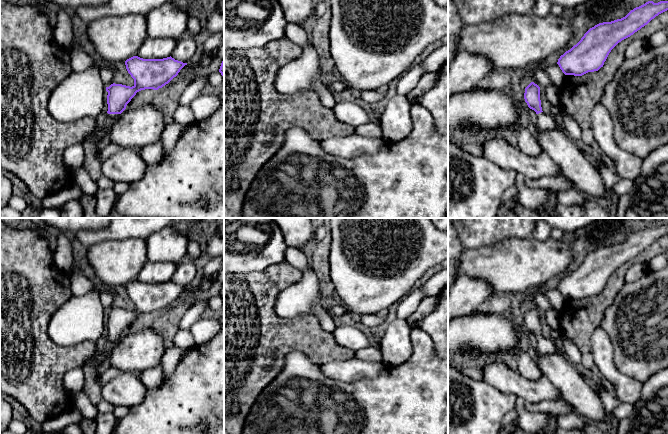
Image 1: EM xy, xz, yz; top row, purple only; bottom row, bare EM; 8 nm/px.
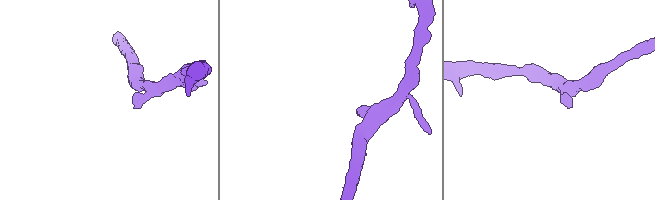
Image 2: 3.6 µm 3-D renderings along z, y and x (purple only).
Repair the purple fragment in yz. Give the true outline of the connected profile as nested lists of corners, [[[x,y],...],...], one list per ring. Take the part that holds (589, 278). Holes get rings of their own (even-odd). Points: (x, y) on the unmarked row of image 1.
[[[648,225],[634,232],[625,241],[603,246],[590,252],[581,264],[558,283],[565,299],[582,300],[603,291],[611,274],[659,238],[668,234],[668,225]]]

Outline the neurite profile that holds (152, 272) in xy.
[[[147,261],[136,280],[143,283],[163,283],[170,281],[177,265],[167,262]]]

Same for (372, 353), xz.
[[[368,346],[355,351],[355,358],[367,359],[372,361],[382,361],[382,353],[377,346]]]

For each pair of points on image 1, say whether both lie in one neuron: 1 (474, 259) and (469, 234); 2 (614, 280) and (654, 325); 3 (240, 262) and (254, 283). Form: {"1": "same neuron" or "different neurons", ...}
{"1": "different neurons", "2": "different neurons", "3": "different neurons"}

